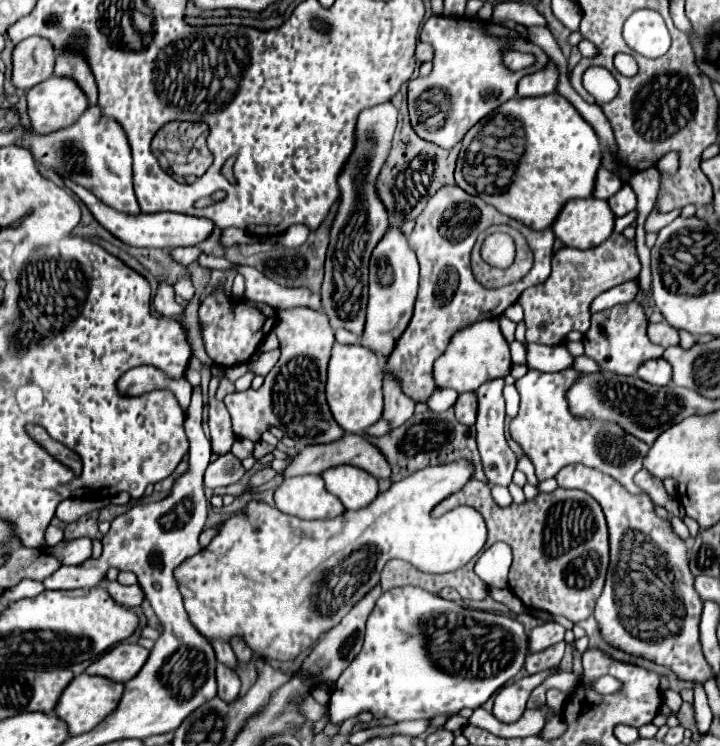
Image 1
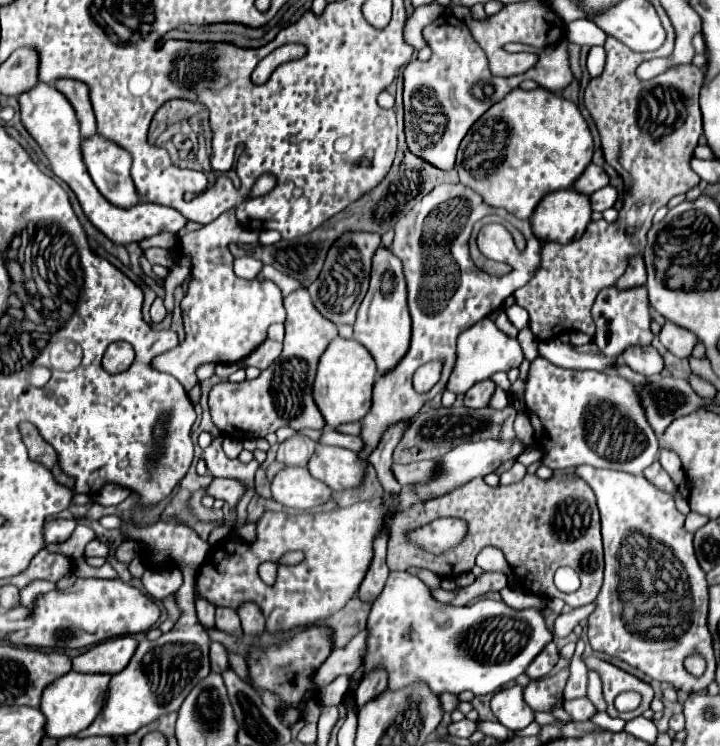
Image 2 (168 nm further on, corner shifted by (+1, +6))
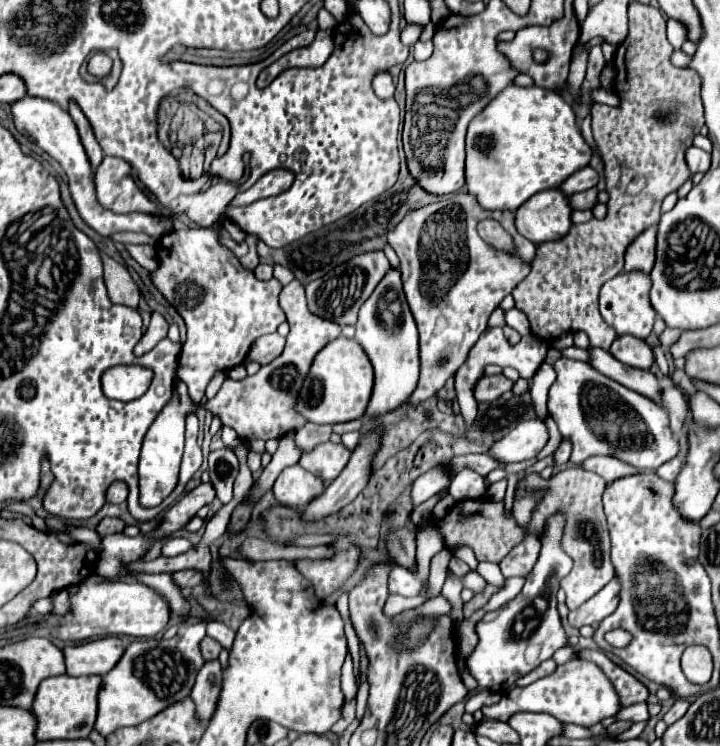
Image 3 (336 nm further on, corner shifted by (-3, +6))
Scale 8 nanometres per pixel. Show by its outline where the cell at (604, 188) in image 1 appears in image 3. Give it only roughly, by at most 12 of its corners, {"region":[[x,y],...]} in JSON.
{"region":[[583,167],[561,183],[571,195],[597,185],[597,171]]}

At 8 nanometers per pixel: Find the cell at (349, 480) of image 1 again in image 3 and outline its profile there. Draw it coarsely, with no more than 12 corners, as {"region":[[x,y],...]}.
{"region":[[327,441],[305,451],[299,465],[323,481],[343,471],[351,451]]}

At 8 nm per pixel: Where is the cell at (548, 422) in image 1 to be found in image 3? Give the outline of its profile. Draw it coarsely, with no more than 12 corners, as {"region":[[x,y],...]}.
{"region":[[561,357],[549,415],[571,463],[613,455],[657,469],[679,455],[667,411]]}

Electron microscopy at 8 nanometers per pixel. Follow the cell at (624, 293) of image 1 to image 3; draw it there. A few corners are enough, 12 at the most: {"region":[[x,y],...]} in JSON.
{"region":[[657,225],[639,233],[625,251],[625,271],[651,273]]}

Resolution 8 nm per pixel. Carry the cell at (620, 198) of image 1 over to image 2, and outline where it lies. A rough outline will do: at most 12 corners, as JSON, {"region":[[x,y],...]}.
{"region":[[615,187],[591,195],[593,211],[611,209],[619,193]]}

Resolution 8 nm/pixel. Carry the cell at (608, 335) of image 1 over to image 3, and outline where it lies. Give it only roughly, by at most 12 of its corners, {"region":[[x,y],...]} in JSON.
{"region":[[623,271],[601,287],[601,315],[617,335],[647,339],[651,279]]}

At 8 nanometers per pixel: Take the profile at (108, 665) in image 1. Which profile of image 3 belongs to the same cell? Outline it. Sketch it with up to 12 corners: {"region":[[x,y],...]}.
{"region":[[105,637],[63,649],[67,675],[103,675],[125,643]]}

